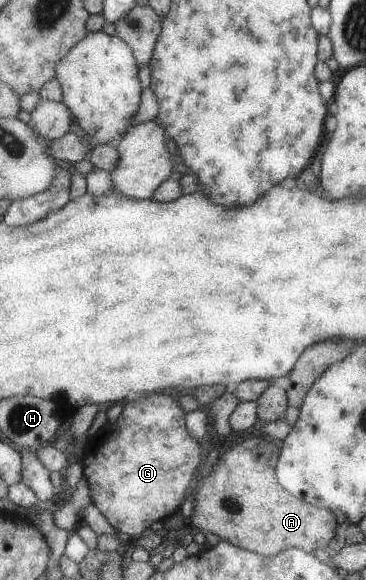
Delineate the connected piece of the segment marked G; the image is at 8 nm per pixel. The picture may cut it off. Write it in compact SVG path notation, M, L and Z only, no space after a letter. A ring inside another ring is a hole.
M152 394L148 398L138 398L128 404L126 414L116 422L108 422L102 430L89 437L83 458L83 476L91 491L91 500L98 510L108 518L108 522L125 537L145 535L152 522L163 521L178 512L181 504L193 489L197 472L201 467L200 442L188 432L187 412L180 406L178 397Z

